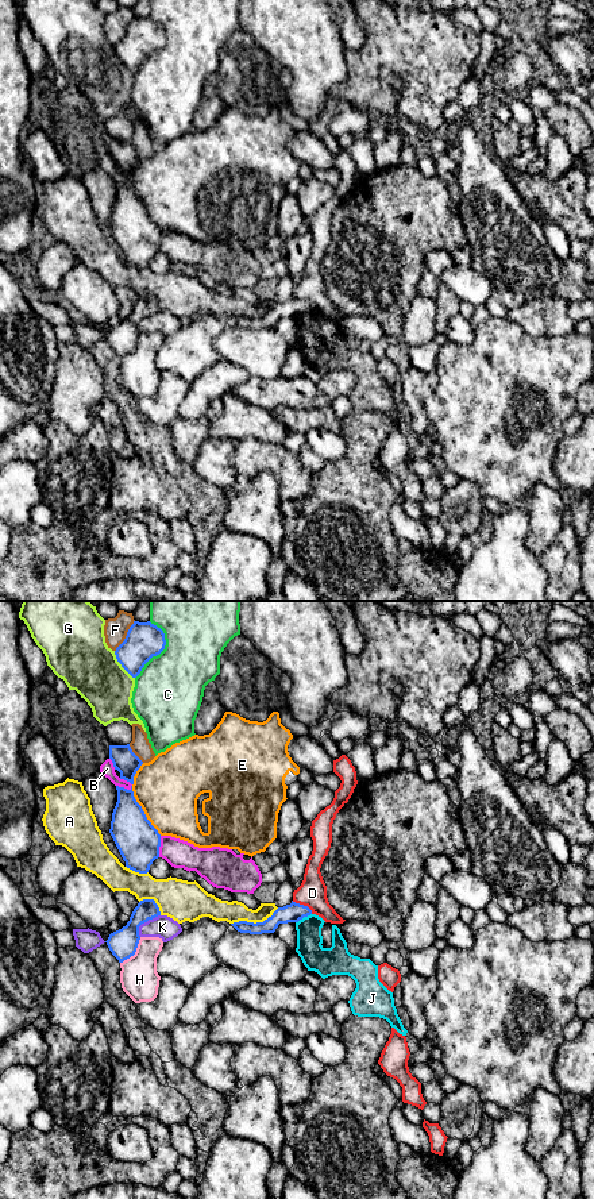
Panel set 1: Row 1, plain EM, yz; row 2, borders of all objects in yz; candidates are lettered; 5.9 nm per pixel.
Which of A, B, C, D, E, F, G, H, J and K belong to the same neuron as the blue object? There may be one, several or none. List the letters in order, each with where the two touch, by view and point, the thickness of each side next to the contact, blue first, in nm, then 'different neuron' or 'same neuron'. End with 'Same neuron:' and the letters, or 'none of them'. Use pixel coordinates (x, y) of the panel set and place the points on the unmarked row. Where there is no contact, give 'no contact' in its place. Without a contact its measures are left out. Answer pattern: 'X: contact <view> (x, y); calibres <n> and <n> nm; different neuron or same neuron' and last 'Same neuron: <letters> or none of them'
A: contact yz (253, 317); calibres 110 and 130 nm; different neuron
B: contact yz (127, 176); calibres 220 and 90 nm; different neuron
C: contact yz (162, 45); calibres 220 and 400 nm; different neuron
D: contact yz (303, 300); calibres 110 and 170 nm; different neuron
E: contact yz (135, 195); calibres 260 and 380 nm; different neuron
F: contact yz (126, 31); calibres 220 and 140 nm; different neuron
G: contact yz (120, 58); calibres 220 and 340 nm; different neuron
H: contact yz (135, 346); calibres 170 and 220 nm; different neuron
J: contact yz (303, 312); calibres 110 and 150 nm; different neuron
K: contact yz (145, 316); calibres 170 and 140 nm; different neuron
Same neuron: none of them

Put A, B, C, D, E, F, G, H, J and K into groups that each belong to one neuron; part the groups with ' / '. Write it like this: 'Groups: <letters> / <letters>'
Groups: A / B / C / D / E / F / G / H / J / K

